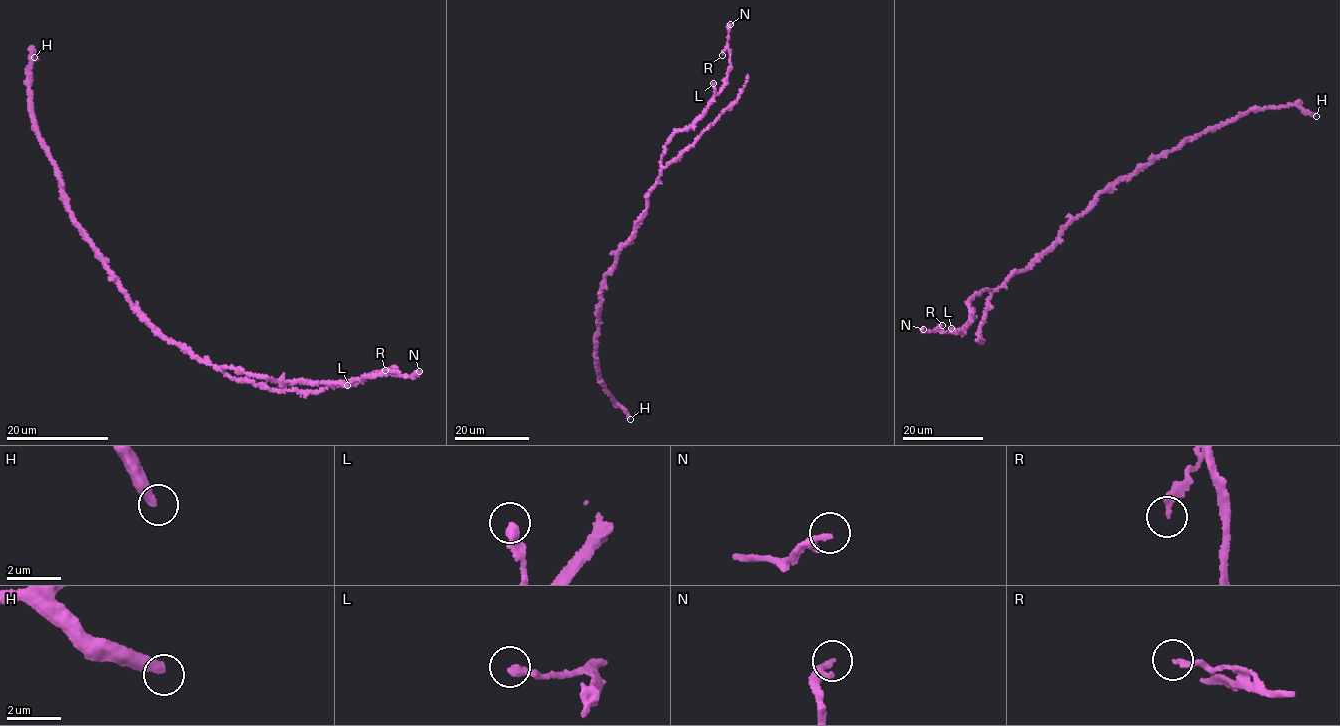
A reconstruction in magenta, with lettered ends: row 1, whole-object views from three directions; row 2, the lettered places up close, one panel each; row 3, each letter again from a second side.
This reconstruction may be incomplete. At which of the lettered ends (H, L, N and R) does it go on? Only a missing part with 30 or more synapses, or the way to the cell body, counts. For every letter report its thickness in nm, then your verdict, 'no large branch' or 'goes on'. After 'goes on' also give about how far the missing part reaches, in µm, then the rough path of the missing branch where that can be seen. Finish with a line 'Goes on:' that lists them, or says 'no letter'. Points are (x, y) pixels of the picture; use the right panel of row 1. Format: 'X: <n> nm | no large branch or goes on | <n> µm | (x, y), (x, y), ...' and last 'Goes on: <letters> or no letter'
H: 360 nm | no large branch
L: 320 nm | no large branch
N: 220 nm | no large branch
R: 240 nm | no large branch
Goes on: no letter

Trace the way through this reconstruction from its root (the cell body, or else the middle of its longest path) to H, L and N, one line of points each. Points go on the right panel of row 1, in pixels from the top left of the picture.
H: (1062, 229), (1089, 211), (1101, 193), (1182, 144), (1251, 111), (1293, 105), (1316, 116)
L: (1062, 229), (1025, 270), (974, 294), (968, 324), (951, 328)
N: (1062, 229), (1025, 270), (974, 294), (964, 331), (923, 329)

